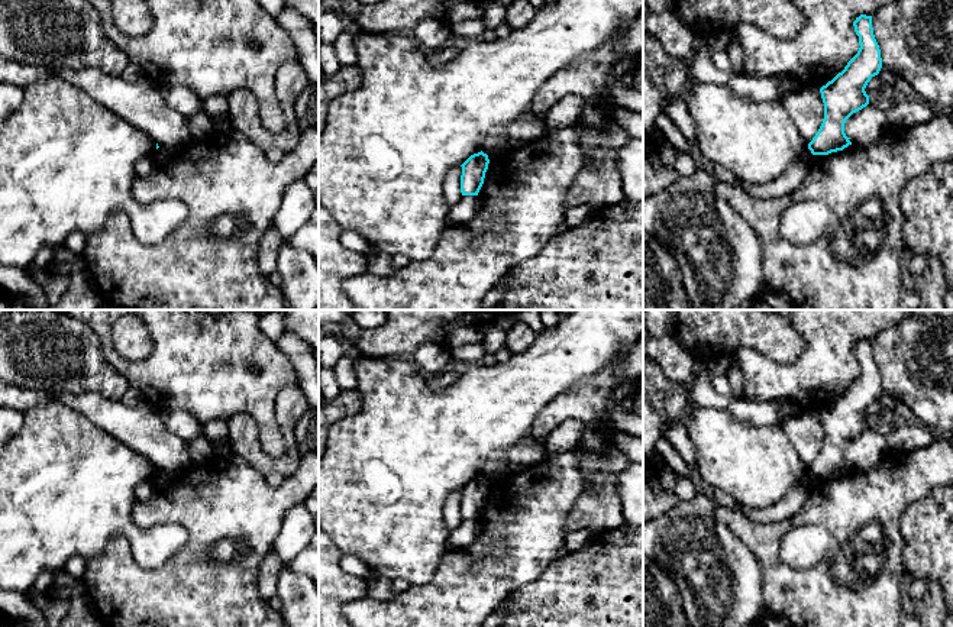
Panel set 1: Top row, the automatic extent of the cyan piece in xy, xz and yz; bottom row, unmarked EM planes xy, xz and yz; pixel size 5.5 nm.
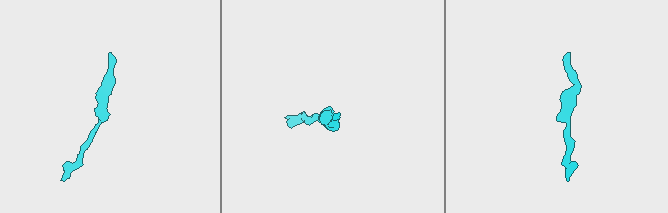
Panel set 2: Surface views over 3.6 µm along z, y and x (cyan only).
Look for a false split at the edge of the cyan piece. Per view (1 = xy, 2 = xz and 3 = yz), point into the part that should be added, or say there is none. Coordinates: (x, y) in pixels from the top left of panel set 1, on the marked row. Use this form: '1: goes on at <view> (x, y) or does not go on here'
1: does not go on here
2: does not go on here
3: does not go on here

